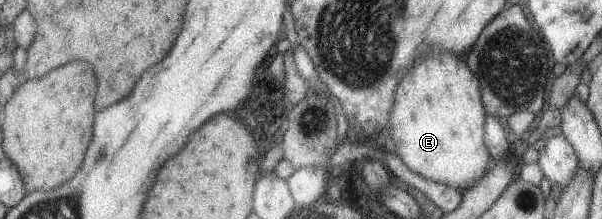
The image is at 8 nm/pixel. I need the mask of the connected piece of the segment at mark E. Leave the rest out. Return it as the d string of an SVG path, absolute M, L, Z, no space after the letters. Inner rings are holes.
M431 52L413 63L397 85L388 131L395 142L395 153L410 171L462 193L476 185L492 163L483 140L486 116L478 80L463 59L448 52Z

